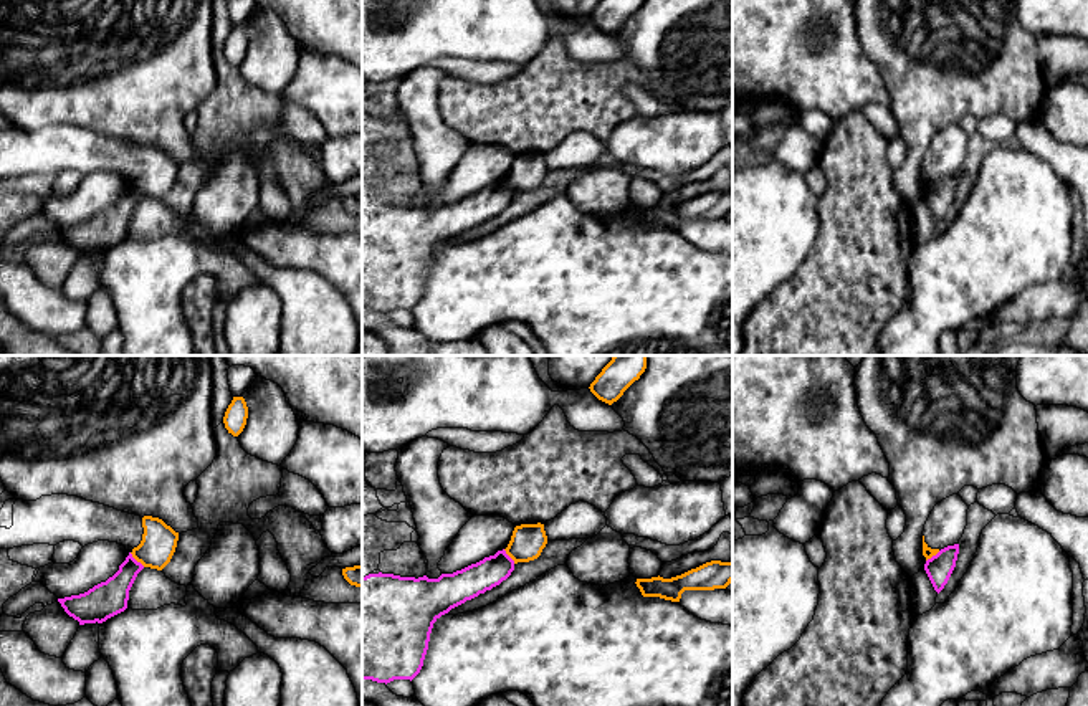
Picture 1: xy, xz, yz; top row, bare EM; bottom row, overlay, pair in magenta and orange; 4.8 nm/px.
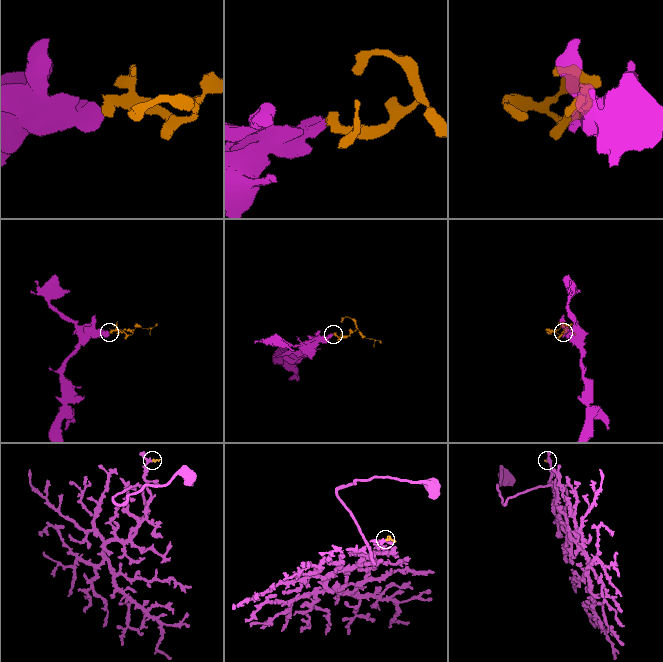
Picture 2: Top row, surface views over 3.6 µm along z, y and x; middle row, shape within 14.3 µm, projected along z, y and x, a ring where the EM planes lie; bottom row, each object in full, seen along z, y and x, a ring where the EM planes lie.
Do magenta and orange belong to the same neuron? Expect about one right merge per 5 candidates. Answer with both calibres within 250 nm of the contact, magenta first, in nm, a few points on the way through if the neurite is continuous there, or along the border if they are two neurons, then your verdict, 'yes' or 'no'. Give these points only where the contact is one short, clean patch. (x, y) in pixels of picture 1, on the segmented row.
170/170 nm | along xy (129, 553), (144, 566) | no

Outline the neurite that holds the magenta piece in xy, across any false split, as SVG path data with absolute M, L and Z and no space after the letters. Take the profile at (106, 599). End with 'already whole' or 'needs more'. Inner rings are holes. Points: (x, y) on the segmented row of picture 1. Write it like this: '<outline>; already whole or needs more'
M129 552L119 570L106 582L84 594L58 599L58 602L79 625L103 623L127 608L129 590L142 569L144 565Z; already whole

